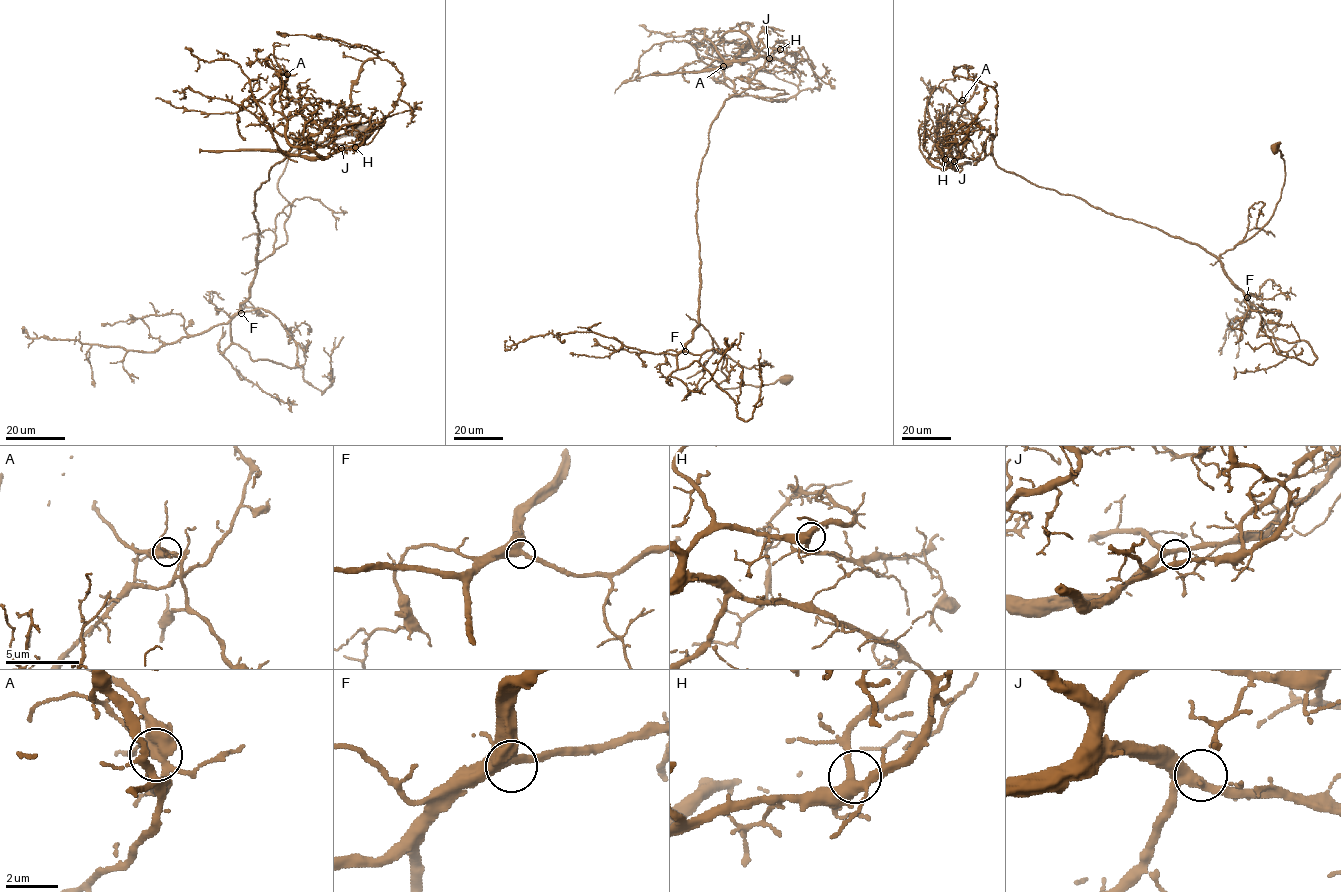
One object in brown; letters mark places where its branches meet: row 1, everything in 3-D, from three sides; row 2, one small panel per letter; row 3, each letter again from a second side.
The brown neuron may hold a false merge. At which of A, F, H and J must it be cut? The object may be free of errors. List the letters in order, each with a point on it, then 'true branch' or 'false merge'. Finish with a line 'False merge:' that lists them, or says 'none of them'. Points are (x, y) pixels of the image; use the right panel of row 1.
A: at (962, 100); false merge
F: at (1247, 297); true branch
H: at (945, 159); true branch
J: at (954, 161); true branch
False merge: A

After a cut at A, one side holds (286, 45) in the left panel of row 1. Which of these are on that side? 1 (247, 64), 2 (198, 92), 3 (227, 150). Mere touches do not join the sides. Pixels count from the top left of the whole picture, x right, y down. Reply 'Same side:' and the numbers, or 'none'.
Same side: 2, 3

